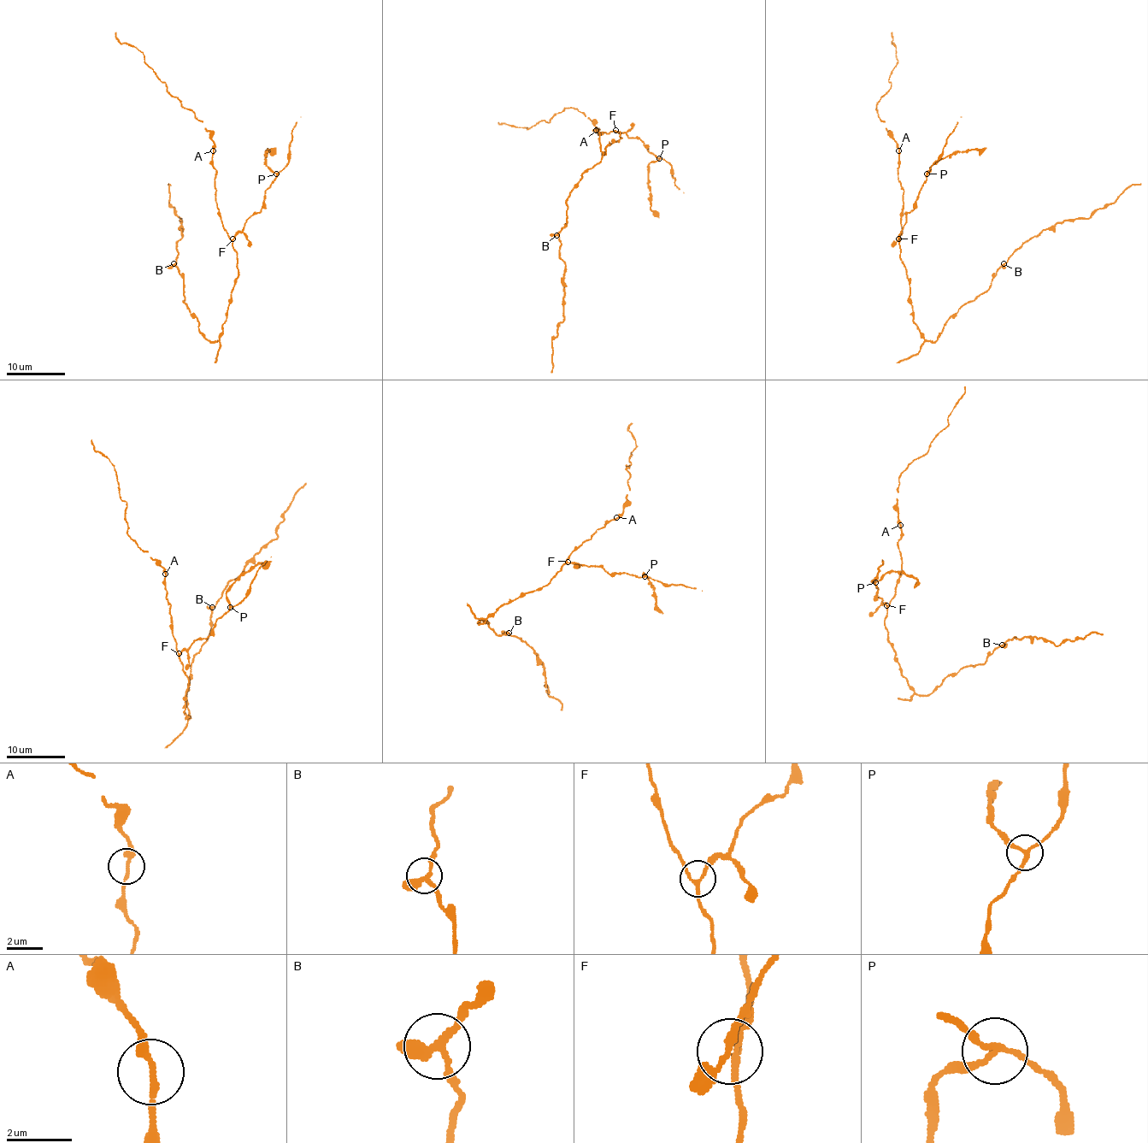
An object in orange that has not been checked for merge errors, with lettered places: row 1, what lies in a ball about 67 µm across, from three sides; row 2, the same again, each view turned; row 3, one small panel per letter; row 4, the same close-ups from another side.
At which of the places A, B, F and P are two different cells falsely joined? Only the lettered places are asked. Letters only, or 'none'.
P

